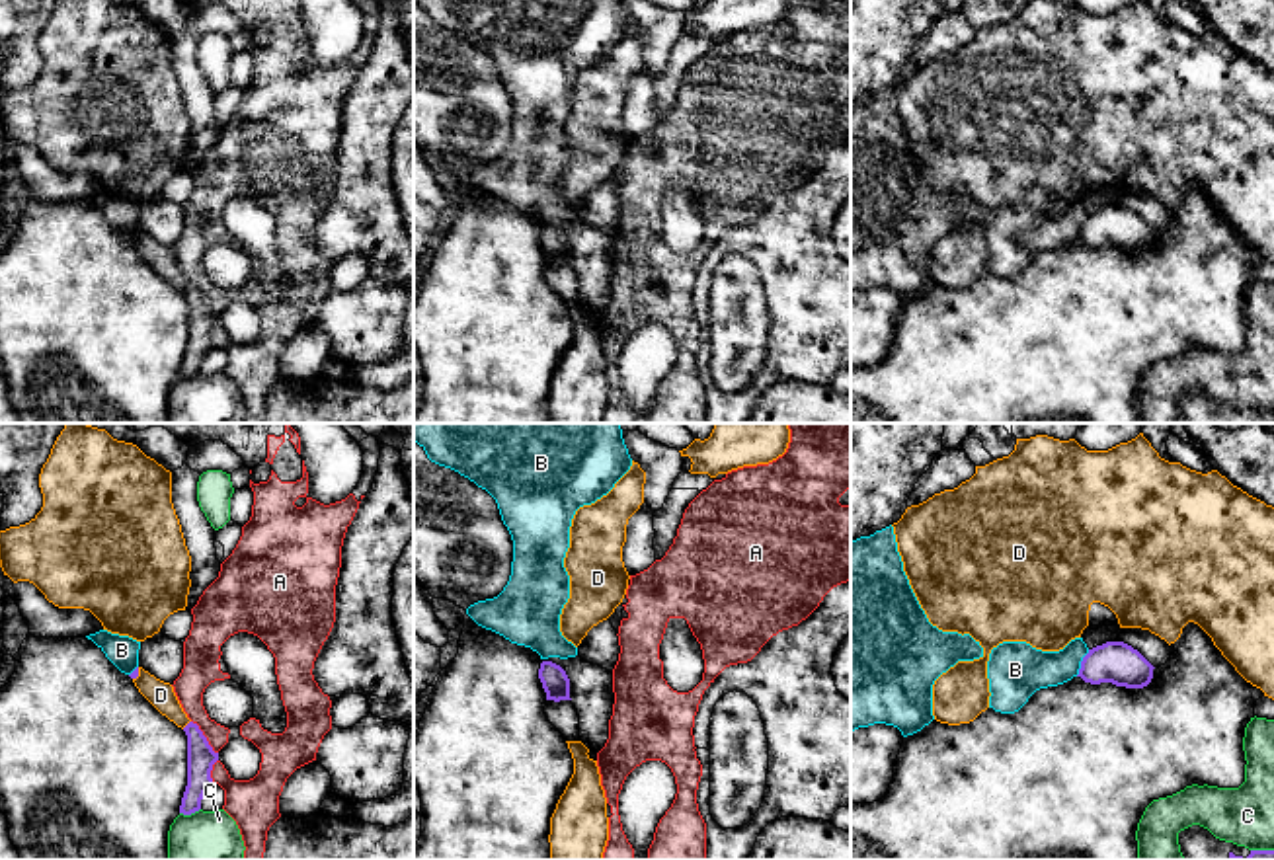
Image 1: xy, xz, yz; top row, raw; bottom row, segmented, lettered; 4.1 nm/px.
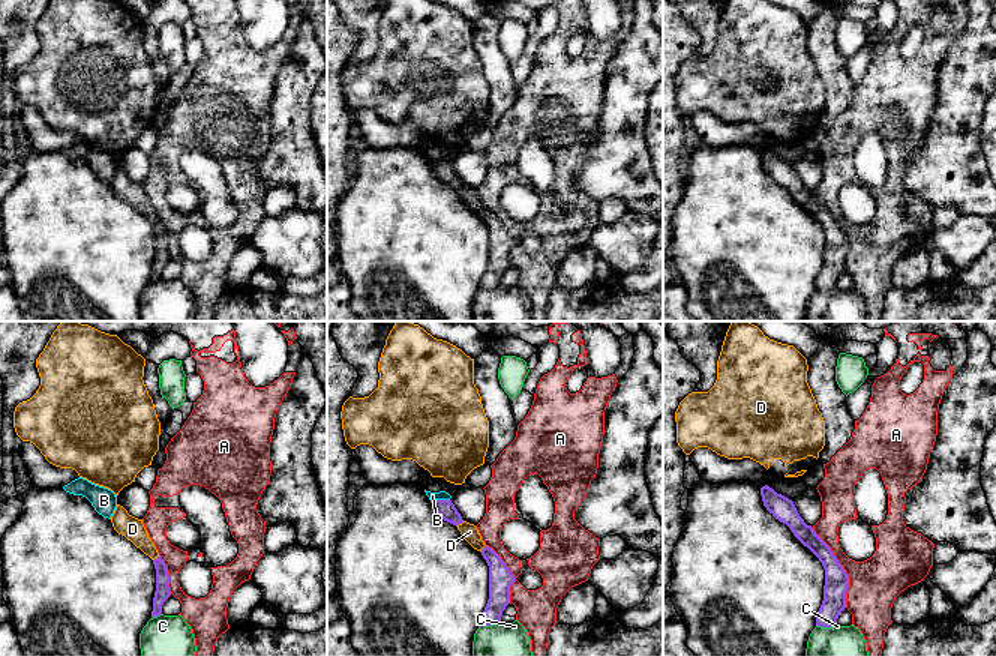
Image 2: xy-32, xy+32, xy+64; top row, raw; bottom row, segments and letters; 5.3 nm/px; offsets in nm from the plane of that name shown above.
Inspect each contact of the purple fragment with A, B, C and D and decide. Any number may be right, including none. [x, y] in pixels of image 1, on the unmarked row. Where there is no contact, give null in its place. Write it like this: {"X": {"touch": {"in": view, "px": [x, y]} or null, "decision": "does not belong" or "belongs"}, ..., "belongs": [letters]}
{"A": {"touch": {"in": "xy", "px": [205, 301]}, "decision": "does not belong"}, "B": {"touch": {"in": "yz", "px": [1081, 227]}, "decision": "does not belong"}, "C": {"touch": {"in": "xy", "px": [190, 377]}, "decision": "does not belong"}, "D": {"touch": {"in": "xy", "px": [188, 287]}, "decision": "does not belong"}, "belongs": []}

